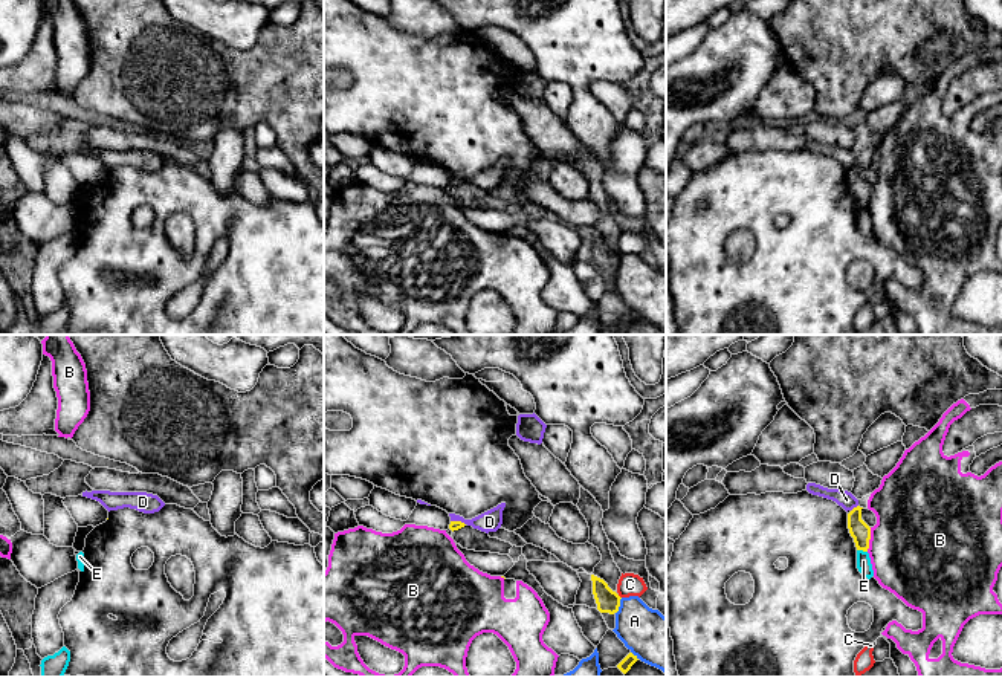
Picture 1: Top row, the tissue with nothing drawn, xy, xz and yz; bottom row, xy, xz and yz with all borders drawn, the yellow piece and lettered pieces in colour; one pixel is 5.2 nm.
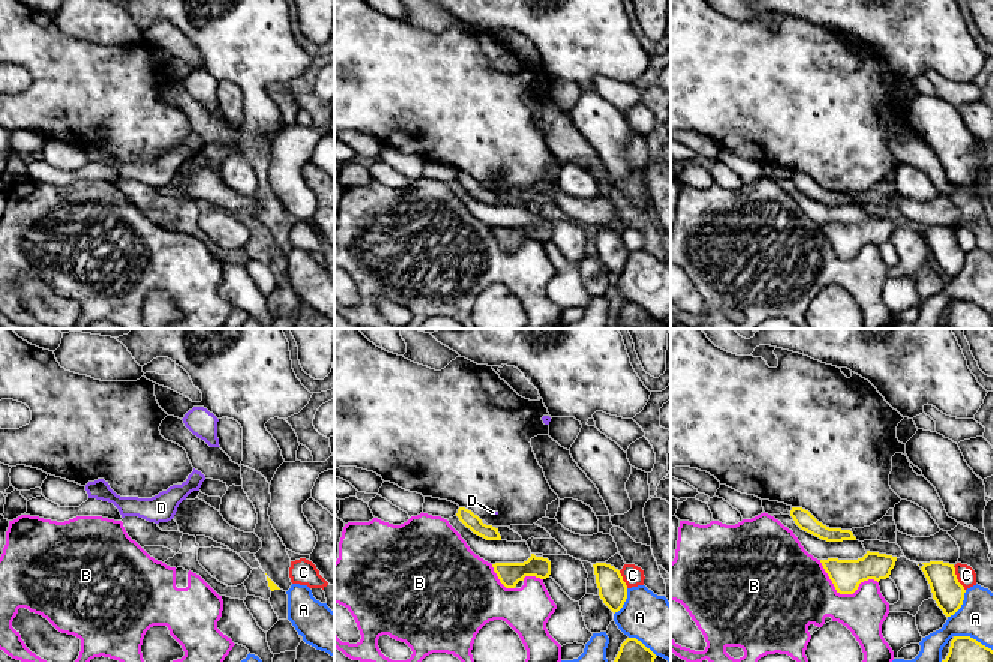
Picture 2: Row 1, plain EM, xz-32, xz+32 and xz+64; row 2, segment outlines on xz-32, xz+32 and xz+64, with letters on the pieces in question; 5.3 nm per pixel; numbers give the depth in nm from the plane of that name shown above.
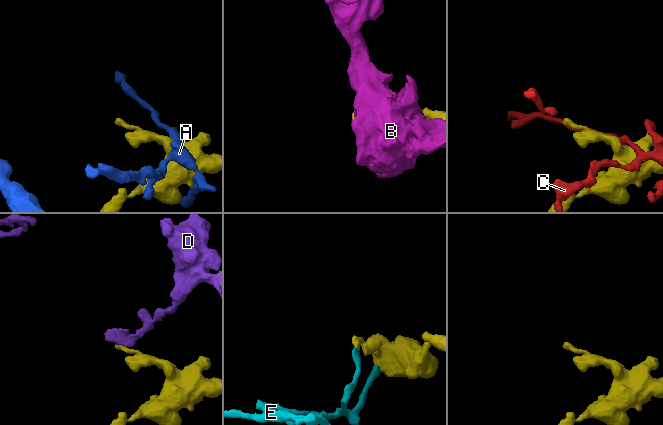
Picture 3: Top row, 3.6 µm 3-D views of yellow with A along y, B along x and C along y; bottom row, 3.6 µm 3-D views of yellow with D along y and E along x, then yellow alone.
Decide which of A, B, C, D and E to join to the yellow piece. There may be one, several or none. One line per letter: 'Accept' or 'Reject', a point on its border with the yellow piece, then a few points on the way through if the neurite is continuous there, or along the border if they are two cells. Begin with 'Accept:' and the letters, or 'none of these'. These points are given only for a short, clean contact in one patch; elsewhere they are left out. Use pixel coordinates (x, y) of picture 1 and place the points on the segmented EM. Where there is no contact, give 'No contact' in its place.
Accept: none of these
A: Reject. Touches yellow at xz (619, 605)
B: Reject. Touches yellow at yz (868, 540)
C: Reject. Touches yellow at xz (619, 596)
D: Reject. Touches yellow at yz (854, 508). Boundary: yz (857, 505), (851, 511)
E: Reject. Touches yellow at yz (862, 549)

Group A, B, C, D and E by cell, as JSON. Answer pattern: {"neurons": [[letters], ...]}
{"neurons": [["A"], ["B"], ["C"], ["D"], ["E"]]}

